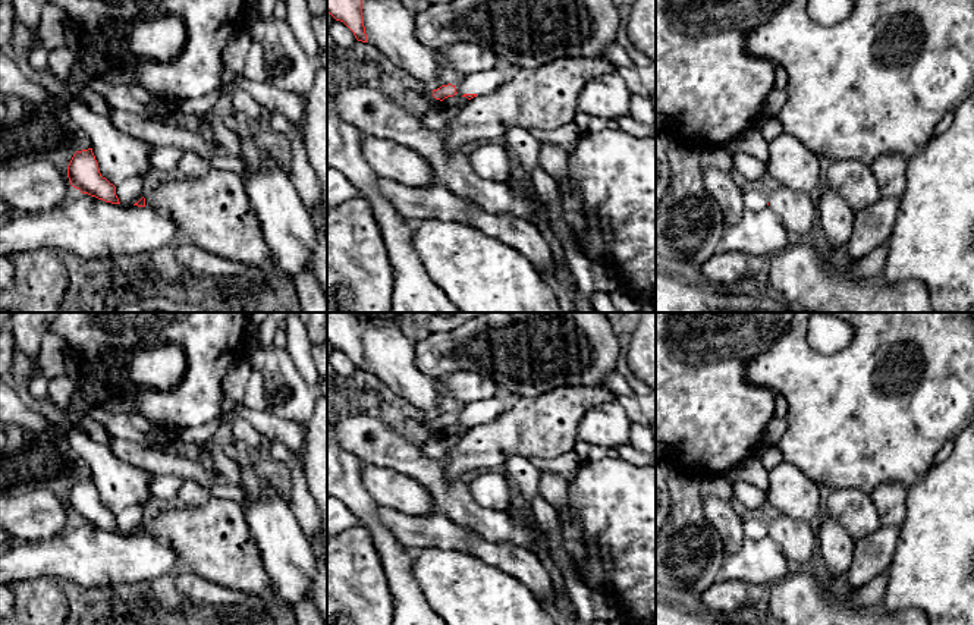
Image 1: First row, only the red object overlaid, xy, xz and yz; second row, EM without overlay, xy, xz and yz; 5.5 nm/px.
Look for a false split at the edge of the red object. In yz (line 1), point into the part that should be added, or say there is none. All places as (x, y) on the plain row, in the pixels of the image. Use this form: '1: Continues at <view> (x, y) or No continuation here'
1: No continuation here

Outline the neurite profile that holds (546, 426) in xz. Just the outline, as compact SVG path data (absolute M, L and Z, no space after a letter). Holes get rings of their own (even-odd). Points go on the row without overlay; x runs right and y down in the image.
M587 386L518 396L510 409L493 423L471 427L439 458L444 478L459 480L471 469L505 465L513 455L553 459L574 450L584 414L616 399L606 387Z

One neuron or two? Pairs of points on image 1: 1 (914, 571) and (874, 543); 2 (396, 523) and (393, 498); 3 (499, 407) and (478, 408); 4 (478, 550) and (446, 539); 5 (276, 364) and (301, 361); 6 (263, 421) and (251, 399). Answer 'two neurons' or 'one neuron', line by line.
1: two neurons
2: two neurons
3: one neuron
4: two neurons
5: two neurons
6: two neurons

